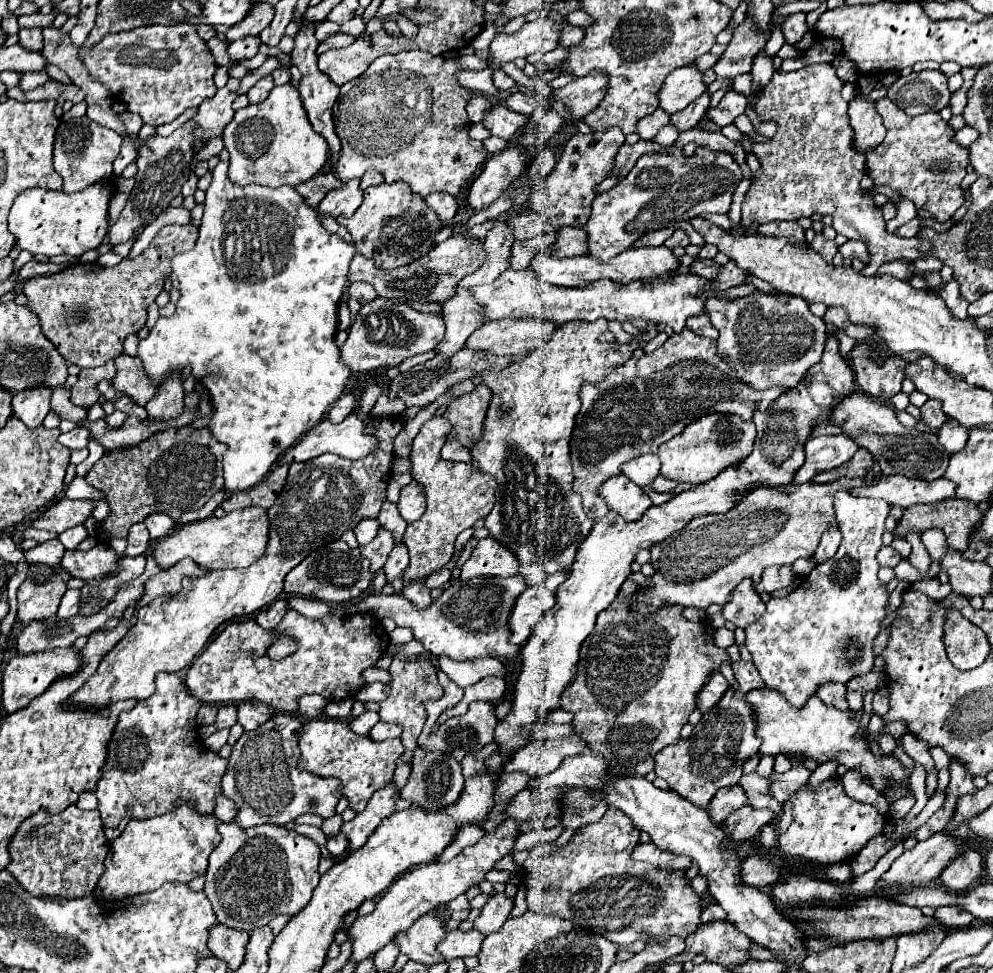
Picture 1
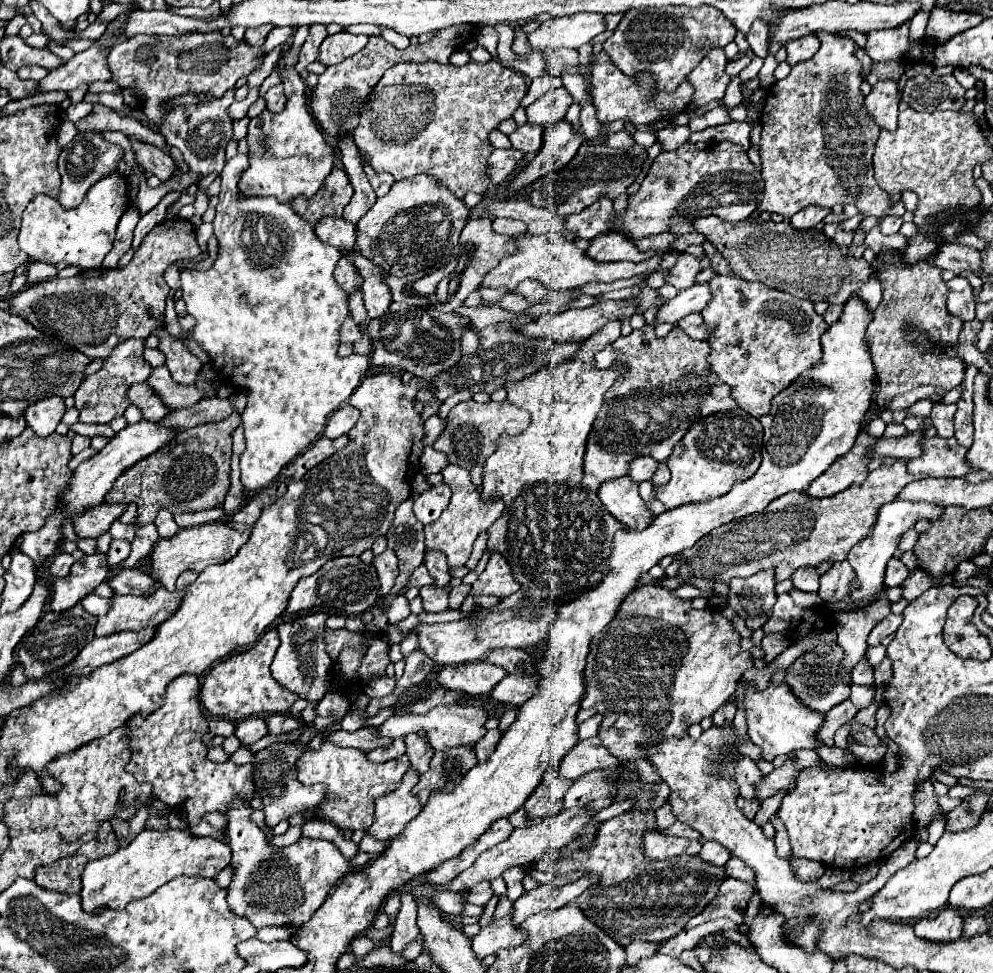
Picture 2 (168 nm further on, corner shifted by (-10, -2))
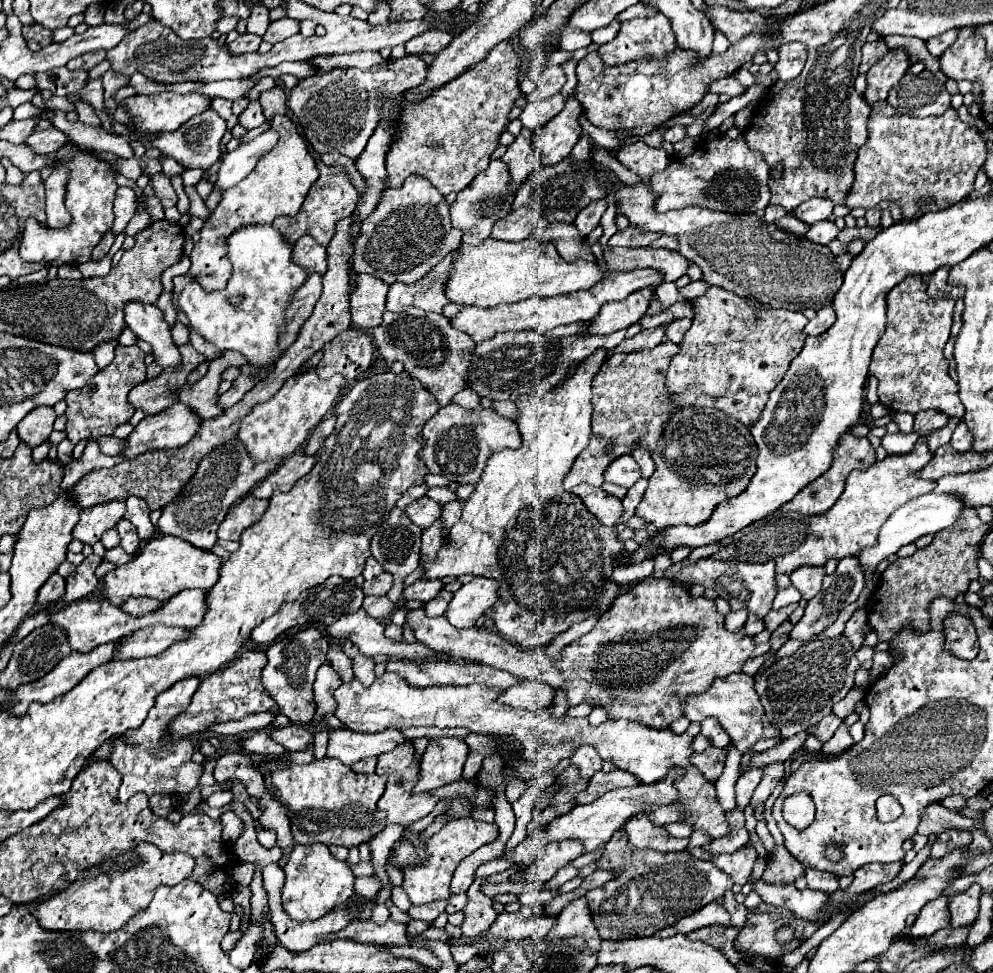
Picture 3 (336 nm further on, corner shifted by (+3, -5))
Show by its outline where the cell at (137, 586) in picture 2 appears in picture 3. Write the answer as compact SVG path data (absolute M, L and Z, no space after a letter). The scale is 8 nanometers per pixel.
M128 598L122 606L122 610L130 616L144 616L150 614L154 610L158 610L162 606L160 600L152 600L152 598Z

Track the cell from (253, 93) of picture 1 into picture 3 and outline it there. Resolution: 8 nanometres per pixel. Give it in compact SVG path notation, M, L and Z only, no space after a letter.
M280 86L262 92L260 104L262 104L262 110L264 110L266 122L272 122L272 116L276 116L276 114L286 114L286 94Z

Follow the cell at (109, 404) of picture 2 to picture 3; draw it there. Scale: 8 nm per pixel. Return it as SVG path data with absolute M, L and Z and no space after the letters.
M120 346L116 348L114 360L102 368L82 390L72 390L66 396L66 434L70 442L80 440L98 440L100 436L112 436L120 424L126 424L136 412L128 402L128 392L134 384L142 384L146 380L146 354L138 346Z

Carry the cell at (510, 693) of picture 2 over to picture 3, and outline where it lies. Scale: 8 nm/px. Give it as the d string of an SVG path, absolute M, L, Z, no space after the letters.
M522 680L520 684L504 690L498 700L502 704L508 704L512 708L524 708L524 710L538 710L538 708L550 708L554 700L554 688L538 682L538 680Z

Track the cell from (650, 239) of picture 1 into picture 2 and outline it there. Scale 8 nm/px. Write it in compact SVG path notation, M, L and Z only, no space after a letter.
M667 231L667 233L661 233L661 235L649 235L649 237L643 237L643 239L635 241L635 245L637 245L637 249L641 249L641 251L649 251L649 249L661 249L661 251L667 251L675 239L677 239L677 235L671 233L671 231Z

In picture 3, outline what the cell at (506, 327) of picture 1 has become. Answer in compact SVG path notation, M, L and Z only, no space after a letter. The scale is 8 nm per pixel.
M642 288L640 292L632 292L626 300L604 304L600 314L588 322L584 334L612 334L636 324L646 314L652 298L654 288Z

